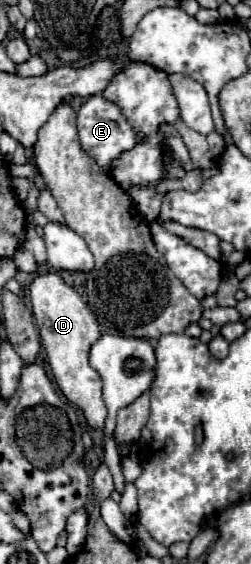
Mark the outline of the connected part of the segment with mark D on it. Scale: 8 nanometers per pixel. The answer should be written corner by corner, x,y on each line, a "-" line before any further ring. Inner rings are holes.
58,272
38,274
30,284
30,300
36,324
40,328
40,340
48,356
50,370
62,394
76,404
92,428
102,428
106,420
106,406
102,402
102,380
88,364
88,350
98,340
98,322
82,300
82,296
68,286

